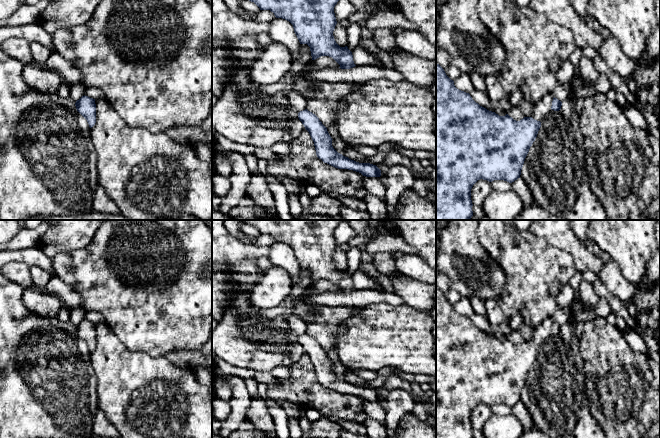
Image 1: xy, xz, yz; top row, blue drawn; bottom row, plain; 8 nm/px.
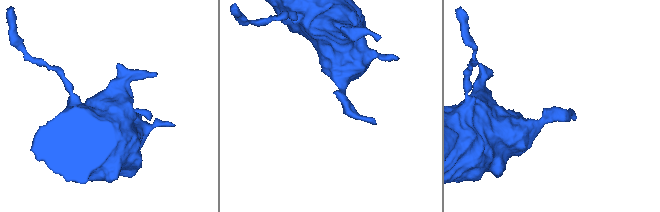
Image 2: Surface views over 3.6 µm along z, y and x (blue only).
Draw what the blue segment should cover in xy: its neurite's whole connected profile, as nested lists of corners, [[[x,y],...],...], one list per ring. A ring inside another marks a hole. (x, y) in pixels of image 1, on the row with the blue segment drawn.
[[[82,96],[75,103],[77,111],[87,120],[89,127],[92,128],[96,123],[96,104],[95,99]]]

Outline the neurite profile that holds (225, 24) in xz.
[[[212,0],[212,44],[223,38],[230,41],[241,37],[267,32],[269,24],[242,19],[233,13],[224,0]]]

